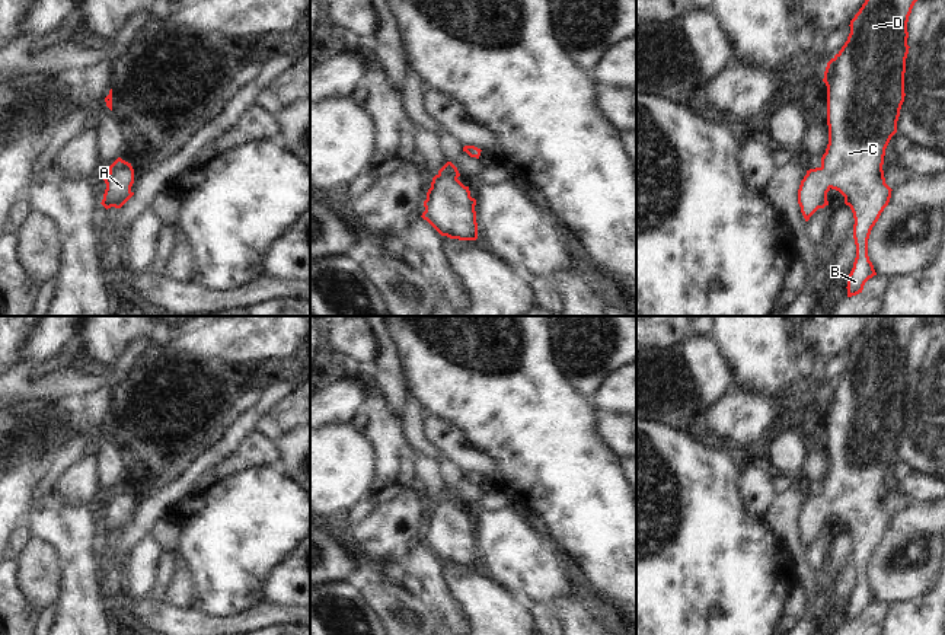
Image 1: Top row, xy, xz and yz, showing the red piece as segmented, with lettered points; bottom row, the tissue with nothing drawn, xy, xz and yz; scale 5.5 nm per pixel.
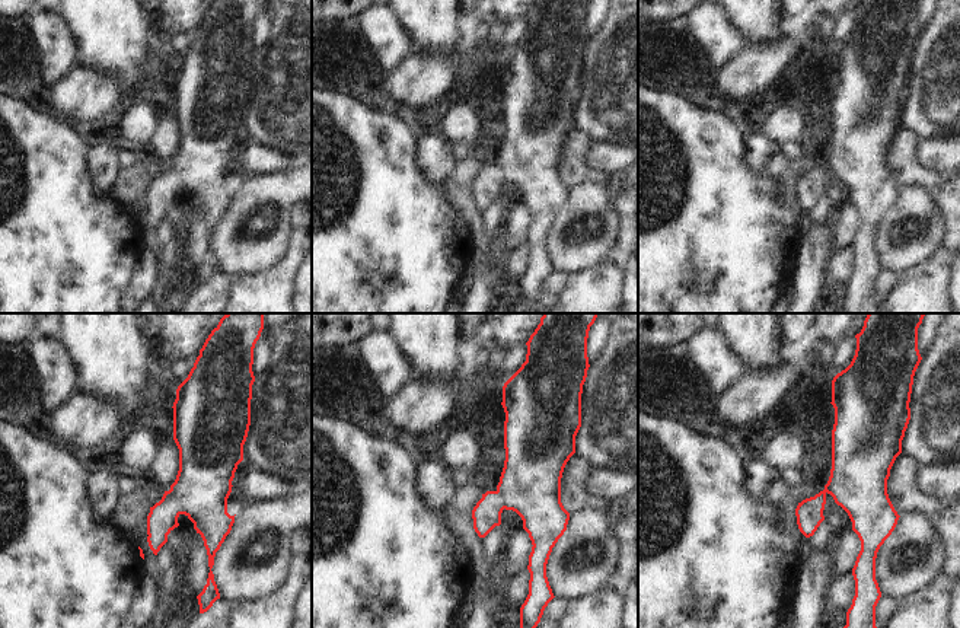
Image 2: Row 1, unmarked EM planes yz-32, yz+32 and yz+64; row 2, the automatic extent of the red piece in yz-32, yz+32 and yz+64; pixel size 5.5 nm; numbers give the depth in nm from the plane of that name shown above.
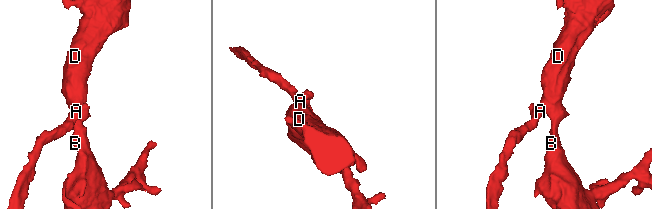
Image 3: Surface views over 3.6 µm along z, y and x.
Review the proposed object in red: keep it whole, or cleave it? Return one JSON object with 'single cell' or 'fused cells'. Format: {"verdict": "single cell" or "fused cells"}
{"verdict": "single cell"}

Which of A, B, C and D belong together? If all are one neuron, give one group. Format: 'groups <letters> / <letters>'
groups A B C D

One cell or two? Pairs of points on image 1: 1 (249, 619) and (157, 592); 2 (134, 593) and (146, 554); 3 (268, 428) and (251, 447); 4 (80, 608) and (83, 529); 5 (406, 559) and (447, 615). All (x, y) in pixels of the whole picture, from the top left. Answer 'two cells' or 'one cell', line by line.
1: two cells
2: one cell
3: two cells
4: one cell
5: one cell

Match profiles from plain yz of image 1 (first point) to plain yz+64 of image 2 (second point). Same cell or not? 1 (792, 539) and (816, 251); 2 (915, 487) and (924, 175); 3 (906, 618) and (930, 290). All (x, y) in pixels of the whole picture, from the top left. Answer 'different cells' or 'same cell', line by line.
1: different cells
2: different cells
3: same cell

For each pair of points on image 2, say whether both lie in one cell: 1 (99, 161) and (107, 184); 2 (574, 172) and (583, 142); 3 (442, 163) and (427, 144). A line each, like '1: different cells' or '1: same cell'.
1: same cell
2: same cell
3: same cell

